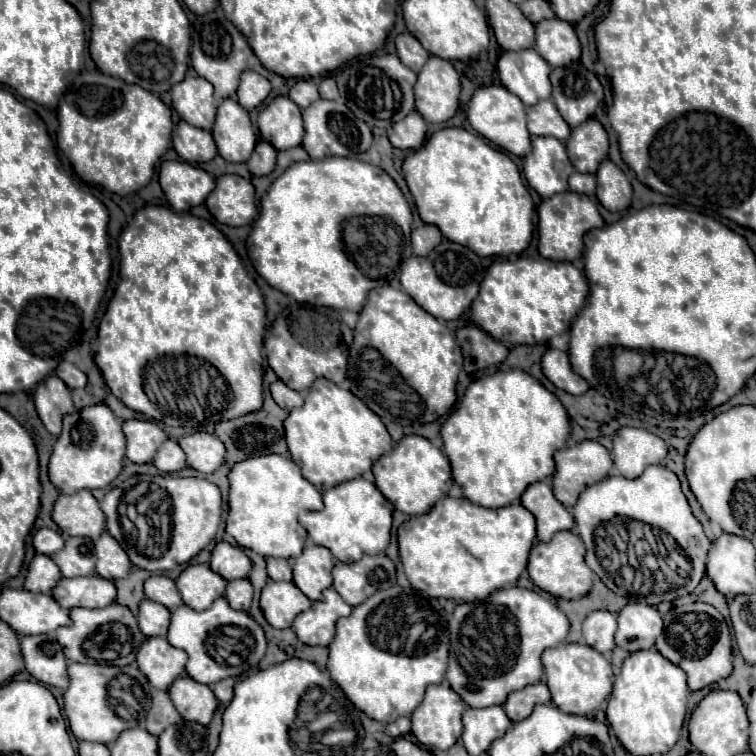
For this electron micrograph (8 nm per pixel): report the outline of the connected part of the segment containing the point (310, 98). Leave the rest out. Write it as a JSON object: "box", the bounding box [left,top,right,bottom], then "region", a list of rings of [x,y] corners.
{"box":[289,80,319,108],"region":[[[299,80],[299,82],[289,90],[289,98],[291,98],[299,108],[307,108],[311,102],[315,102],[315,100],[319,98],[317,82],[315,82],[315,80]]]}

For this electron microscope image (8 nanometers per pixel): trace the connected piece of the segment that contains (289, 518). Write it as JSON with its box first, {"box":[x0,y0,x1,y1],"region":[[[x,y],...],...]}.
{"box":[227,454,323,558],"region":[[[281,454],[251,456],[231,468],[229,482],[227,532],[241,546],[265,558],[297,558],[307,538],[305,528],[297,520],[299,512],[323,508],[321,492],[301,476],[301,468]]]}

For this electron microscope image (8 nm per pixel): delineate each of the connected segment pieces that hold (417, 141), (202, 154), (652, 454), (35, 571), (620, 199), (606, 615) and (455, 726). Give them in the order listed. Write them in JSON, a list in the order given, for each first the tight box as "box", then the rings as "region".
[{"box":[389,110,427,150],"region":[[[413,110],[411,114],[407,114],[407,118],[399,120],[391,132],[389,132],[389,140],[393,146],[403,148],[403,150],[413,150],[419,148],[425,140],[425,132],[427,132],[427,122],[425,118]]]},{"box":[173,122,217,162],"region":[[[179,122],[173,130],[173,148],[187,162],[209,162],[217,156],[217,146],[211,132],[191,126],[189,122]]]},{"box":[613,426,667,478],"region":[[[623,426],[613,436],[613,464],[617,472],[625,478],[637,478],[649,464],[659,464],[667,456],[665,442],[633,426]]]},{"box":[25,554,61,594],"region":[[[35,554],[29,564],[29,574],[25,578],[25,590],[49,594],[51,588],[61,580],[61,572],[55,562],[45,554]]]},{"box":[595,158,633,212],"region":[[[609,158],[603,160],[595,176],[597,176],[597,198],[603,208],[607,208],[609,212],[619,212],[631,204],[633,196],[631,184],[617,164],[613,164]]]},{"box":[583,610,617,654],"region":[[[607,610],[591,612],[583,622],[583,636],[585,642],[599,650],[601,654],[607,654],[615,648],[615,630],[617,630],[617,616]]]},{"box":[411,684,465,750],"region":[[[431,684],[431,686],[427,686],[423,702],[419,704],[419,708],[411,716],[411,722],[413,722],[411,732],[415,734],[415,738],[421,744],[425,744],[429,748],[449,750],[461,738],[463,710],[465,710],[465,702],[459,698],[459,694],[455,694],[455,690],[451,690],[449,684]]]}]

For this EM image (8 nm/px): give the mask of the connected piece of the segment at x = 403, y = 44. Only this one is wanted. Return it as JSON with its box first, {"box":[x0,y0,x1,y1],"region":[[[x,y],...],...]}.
{"box":[395,32,429,72],"region":[[[403,32],[395,38],[395,48],[397,48],[397,56],[401,58],[401,62],[405,66],[411,66],[411,70],[415,72],[419,72],[423,62],[429,58],[429,52],[423,50],[421,42],[409,32]]]}

